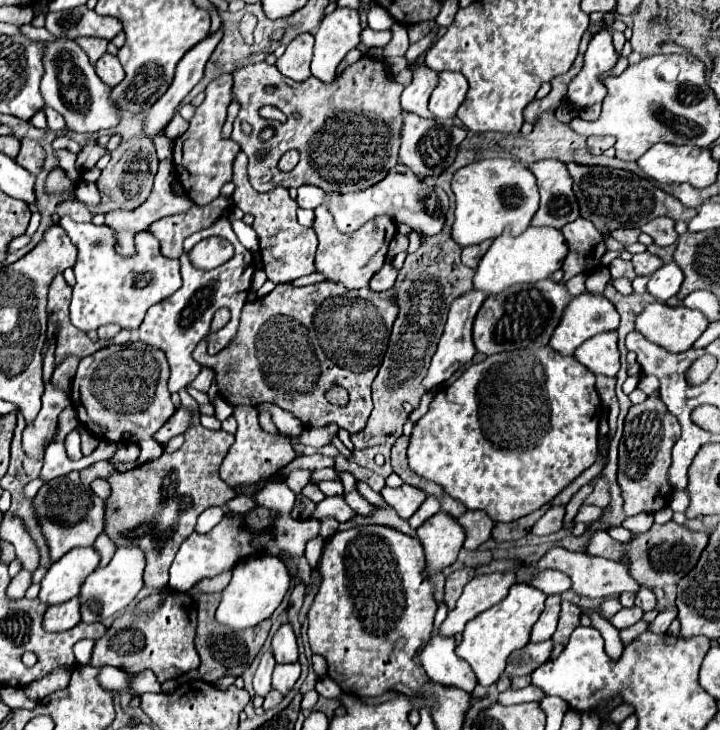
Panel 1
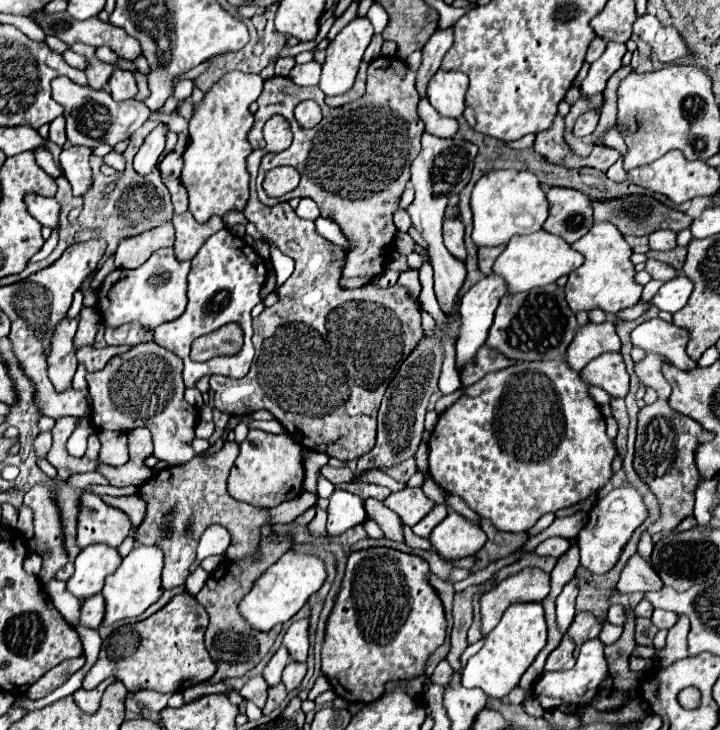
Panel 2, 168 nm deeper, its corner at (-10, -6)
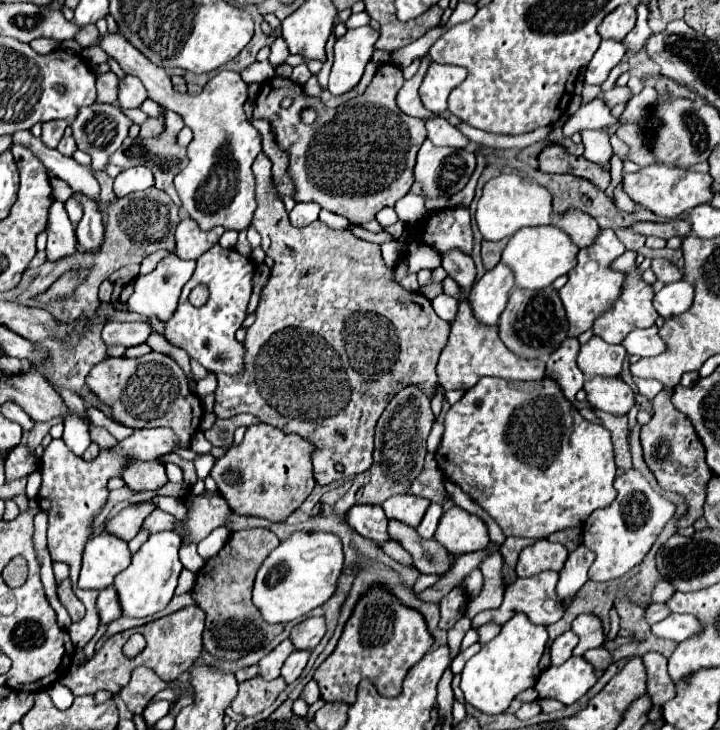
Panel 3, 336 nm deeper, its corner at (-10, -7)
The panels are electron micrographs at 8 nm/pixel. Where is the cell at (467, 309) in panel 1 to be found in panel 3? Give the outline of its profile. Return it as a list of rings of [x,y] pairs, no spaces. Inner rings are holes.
[[[502,262],[488,270],[470,290],[468,300],[474,318],[484,326],[496,326],[498,314],[508,302],[508,294],[514,288],[514,274]]]

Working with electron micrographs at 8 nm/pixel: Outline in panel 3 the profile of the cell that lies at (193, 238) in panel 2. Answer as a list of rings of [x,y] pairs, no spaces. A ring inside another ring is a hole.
[[[182,218],[176,228],[176,254],[182,260],[198,260],[206,250],[210,250],[222,236],[224,228],[216,226],[208,232],[200,230],[192,218]]]

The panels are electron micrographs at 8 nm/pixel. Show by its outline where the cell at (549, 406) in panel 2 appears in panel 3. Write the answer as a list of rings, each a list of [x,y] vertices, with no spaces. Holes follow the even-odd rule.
[[[492,376],[480,378],[480,382],[476,386],[472,386],[470,390],[466,390],[464,396],[456,404],[452,404],[450,410],[446,412],[442,442],[436,450],[436,462],[438,462],[438,468],[444,474],[444,478],[458,484],[474,502],[478,502],[496,520],[496,524],[502,528],[504,536],[536,534],[538,538],[546,538],[548,534],[552,534],[556,530],[570,528],[570,526],[582,526],[586,522],[586,518],[598,506],[608,506],[608,502],[612,502],[612,498],[616,496],[616,490],[612,488],[616,464],[614,464],[614,448],[612,448],[610,432],[604,426],[596,426],[592,422],[586,422],[580,416],[580,412],[572,406],[572,402],[566,400],[560,384],[548,376],[544,376],[540,380],[530,380],[530,382],[504,380],[504,378],[492,378]]]

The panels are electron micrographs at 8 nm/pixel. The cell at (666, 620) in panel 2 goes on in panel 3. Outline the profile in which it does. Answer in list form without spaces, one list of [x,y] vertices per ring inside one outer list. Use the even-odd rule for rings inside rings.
[[[670,614],[668,618],[656,622],[652,626],[652,632],[654,636],[682,642],[692,634],[700,632],[700,622],[692,614]]]

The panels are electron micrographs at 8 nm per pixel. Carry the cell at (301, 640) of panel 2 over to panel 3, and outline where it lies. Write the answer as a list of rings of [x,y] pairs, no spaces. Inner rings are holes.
[[[306,618],[292,628],[290,640],[296,650],[312,650],[314,646],[318,646],[324,632],[326,632],[324,618]]]

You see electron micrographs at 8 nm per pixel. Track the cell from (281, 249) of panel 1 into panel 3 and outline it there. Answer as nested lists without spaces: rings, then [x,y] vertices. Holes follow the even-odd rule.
[[[264,152],[256,156],[252,170],[258,202],[252,226],[260,232],[262,250],[273,259],[274,268],[262,290],[264,294],[260,296],[260,304],[256,308],[256,322],[248,328],[244,340],[246,372],[238,378],[226,374],[218,376],[214,414],[218,418],[232,418],[248,412],[284,432],[304,436],[314,444],[314,480],[318,484],[330,484],[368,470],[372,464],[376,420],[390,402],[392,394],[400,390],[398,384],[424,386],[428,396],[432,396],[438,382],[436,358],[448,340],[450,324],[438,318],[424,294],[410,292],[394,280],[394,272],[386,270],[382,262],[378,244],[360,240],[346,230],[330,230],[320,220],[308,224],[306,228],[294,228],[282,200],[270,190],[272,162],[268,162]],[[354,312],[364,314],[360,324],[346,324]]]

